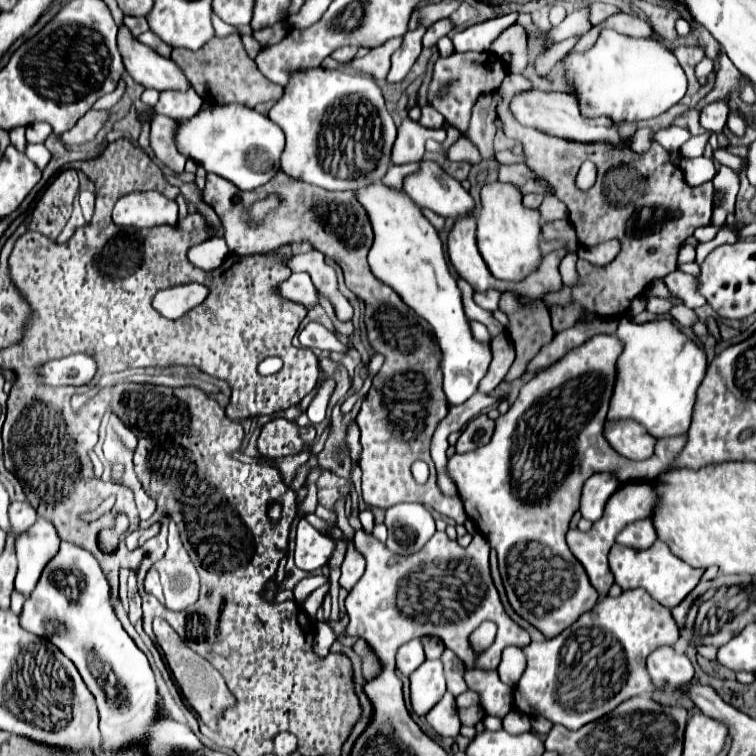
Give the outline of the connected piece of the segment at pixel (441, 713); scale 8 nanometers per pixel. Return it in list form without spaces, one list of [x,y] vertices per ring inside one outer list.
[[[444,693],[444,697],[438,701],[438,705],[434,705],[430,709],[426,719],[434,727],[434,731],[440,733],[442,737],[456,737],[460,733],[456,697],[452,693]]]

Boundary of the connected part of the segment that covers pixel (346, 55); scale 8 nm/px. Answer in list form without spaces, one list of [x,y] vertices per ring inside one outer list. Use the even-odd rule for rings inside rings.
[[[346,45],[346,47],[336,49],[336,51],[334,51],[330,57],[332,57],[332,59],[336,59],[338,63],[350,63],[350,61],[356,57],[356,53],[358,53],[358,47]]]

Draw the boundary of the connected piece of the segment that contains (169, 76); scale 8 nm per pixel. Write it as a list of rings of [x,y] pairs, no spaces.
[[[126,27],[118,31],[118,49],[122,53],[128,75],[144,87],[156,91],[184,91],[190,89],[188,77],[184,71],[166,57],[160,57],[154,49],[136,41]]]

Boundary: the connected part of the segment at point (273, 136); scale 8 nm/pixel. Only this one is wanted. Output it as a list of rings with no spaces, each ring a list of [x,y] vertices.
[[[212,105],[192,119],[180,121],[176,133],[176,147],[186,159],[200,163],[208,173],[232,181],[242,191],[258,189],[280,173],[284,141],[284,131],[276,123],[244,105]]]

